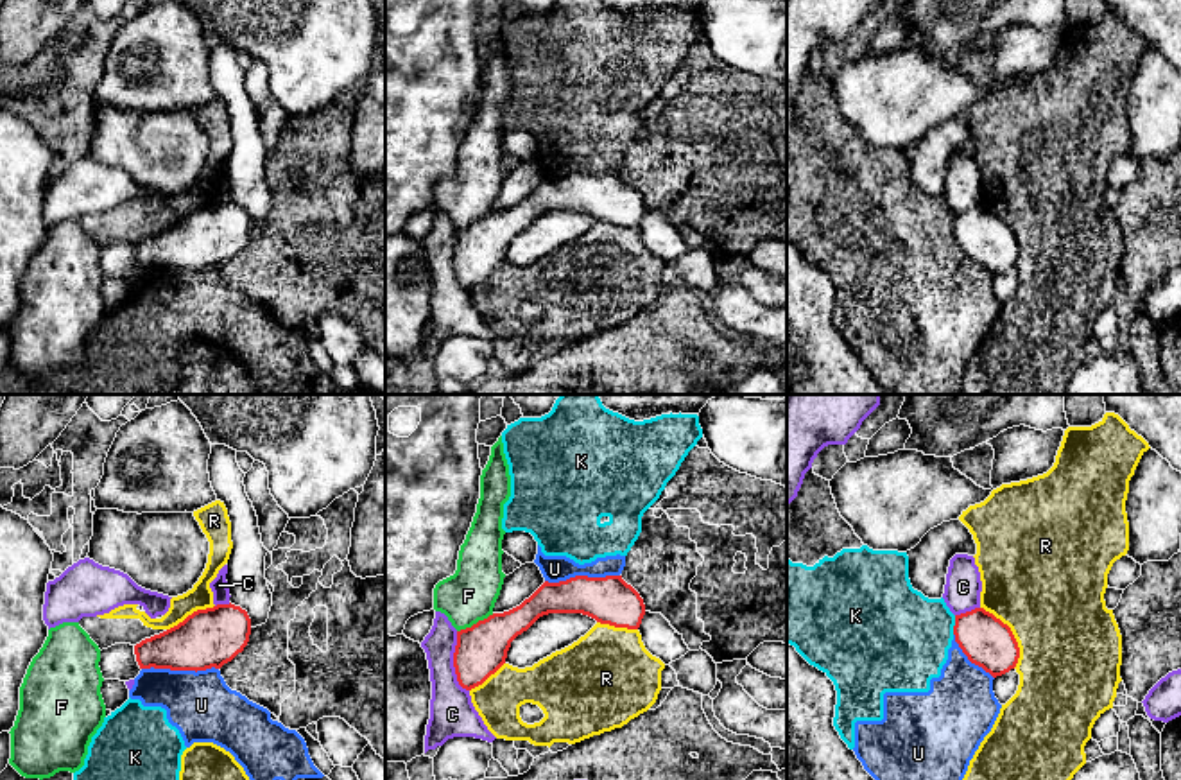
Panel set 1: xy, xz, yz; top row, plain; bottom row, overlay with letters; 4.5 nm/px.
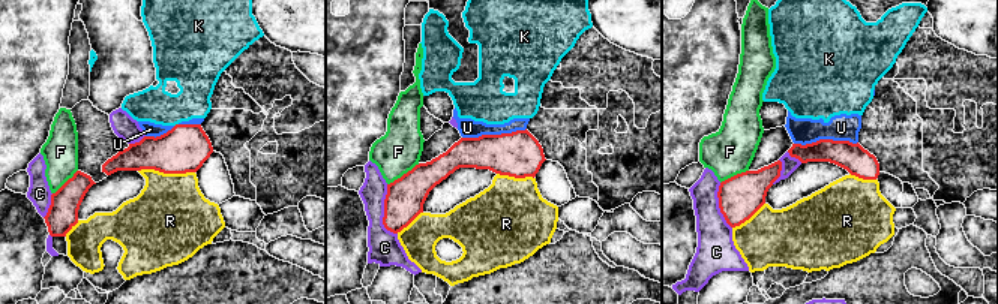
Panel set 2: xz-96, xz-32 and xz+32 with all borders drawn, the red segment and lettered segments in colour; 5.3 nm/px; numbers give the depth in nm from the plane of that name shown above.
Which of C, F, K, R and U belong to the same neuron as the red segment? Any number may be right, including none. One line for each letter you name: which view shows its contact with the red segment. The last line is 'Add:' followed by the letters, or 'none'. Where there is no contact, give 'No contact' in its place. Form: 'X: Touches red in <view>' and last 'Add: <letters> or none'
Add: none

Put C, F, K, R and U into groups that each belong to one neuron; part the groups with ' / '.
C / F / K U / R

